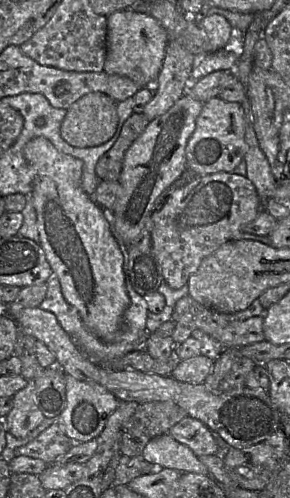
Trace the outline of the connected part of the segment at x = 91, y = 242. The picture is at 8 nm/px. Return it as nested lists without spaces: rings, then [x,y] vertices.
[[[43,136],[28,141],[23,154],[35,171],[33,190],[29,198],[37,215],[39,243],[54,275],[60,281],[66,301],[77,309],[85,326],[99,339],[106,343],[120,341],[120,336],[124,332],[124,314],[130,305],[130,297],[125,286],[124,258],[102,207],[82,188],[83,161],[60,152]]]

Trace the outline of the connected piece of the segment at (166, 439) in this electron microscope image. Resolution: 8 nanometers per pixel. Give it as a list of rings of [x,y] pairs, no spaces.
[[[168,433],[157,436],[145,446],[141,456],[158,468],[174,469],[180,473],[197,473],[211,477],[207,467],[186,445]]]

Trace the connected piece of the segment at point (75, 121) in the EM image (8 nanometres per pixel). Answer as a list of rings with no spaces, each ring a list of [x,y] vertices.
[[[101,92],[89,93],[67,110],[61,136],[71,146],[88,148],[101,145],[115,135],[119,118],[117,102]]]

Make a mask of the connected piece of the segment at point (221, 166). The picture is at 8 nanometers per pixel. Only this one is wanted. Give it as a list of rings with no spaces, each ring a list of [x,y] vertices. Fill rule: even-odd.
[[[216,96],[203,104],[196,128],[186,145],[187,168],[203,176],[216,172],[233,172],[246,151],[244,118],[241,103],[227,102]]]

